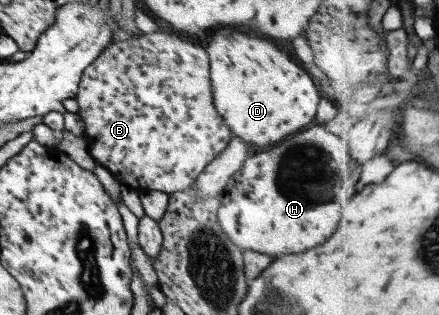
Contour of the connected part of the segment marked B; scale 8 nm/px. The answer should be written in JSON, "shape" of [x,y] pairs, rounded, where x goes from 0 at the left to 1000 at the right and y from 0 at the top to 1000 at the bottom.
{"shape":[[[374,89],[360,92],[342,108],[321,108],[301,121],[273,117],[241,146],[241,156],[198,216],[191,216],[182,257],[178,260],[175,292],[169,321],[178,333],[175,362],[191,390],[189,422],[194,425],[200,486],[214,511],[239,533],[257,562],[285,594],[310,606],[314,619],[333,606],[351,603],[378,619],[424,603],[460,537],[483,511],[483,502],[499,495],[508,473],[517,467],[528,422],[515,394],[503,384],[503,365],[492,352],[483,327],[481,263],[476,248],[476,187],[469,162],[433,124],[410,124],[415,111],[401,111]]]}

